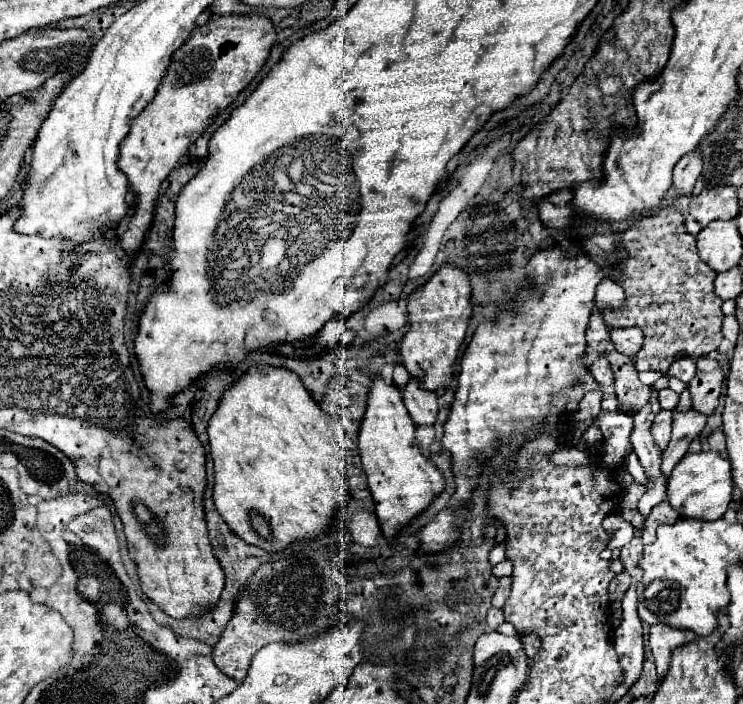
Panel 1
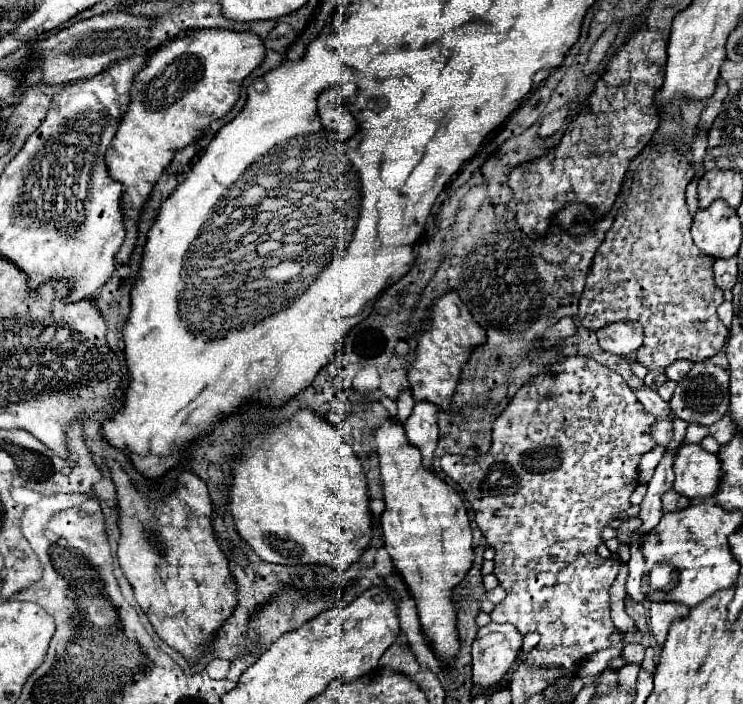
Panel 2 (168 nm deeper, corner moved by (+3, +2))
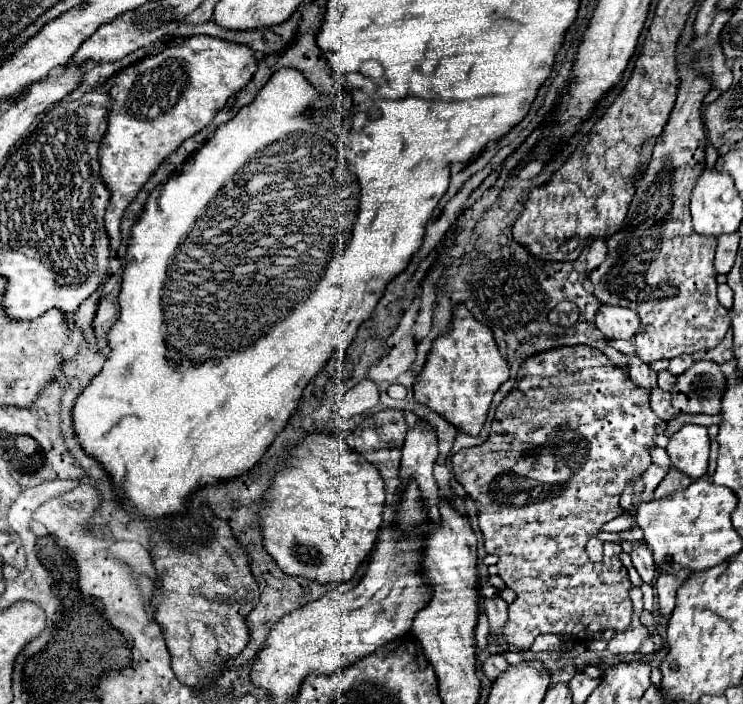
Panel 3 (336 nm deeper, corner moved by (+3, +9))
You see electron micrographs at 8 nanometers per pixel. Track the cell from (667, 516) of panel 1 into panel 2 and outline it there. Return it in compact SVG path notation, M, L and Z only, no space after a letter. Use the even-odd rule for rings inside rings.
M667 491L661 497L661 503L663 503L663 513L671 513L671 511L679 511L679 509L689 507L689 499L679 495L679 493L675 493L675 491Z

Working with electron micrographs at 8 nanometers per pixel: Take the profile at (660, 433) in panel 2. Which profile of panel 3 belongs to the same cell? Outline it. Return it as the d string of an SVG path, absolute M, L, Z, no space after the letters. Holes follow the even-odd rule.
M661 388L651 390L651 408L665 422L671 420L675 414L675 408L671 406L671 394L667 390L661 390Z

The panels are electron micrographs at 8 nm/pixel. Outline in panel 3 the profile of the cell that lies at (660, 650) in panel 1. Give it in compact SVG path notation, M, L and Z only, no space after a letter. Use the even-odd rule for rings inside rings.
M683 570L683 574L661 574L655 582L657 588L657 600L659 600L659 612L669 618L673 608L675 608L675 596L677 596L677 588L687 580L687 570Z

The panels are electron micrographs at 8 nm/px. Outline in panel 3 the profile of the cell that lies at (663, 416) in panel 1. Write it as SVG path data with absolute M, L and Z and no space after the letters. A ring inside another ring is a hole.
M631 358L627 372L629 372L629 378L641 388L653 390L657 386L657 372L651 370L651 366L645 364L641 358Z

